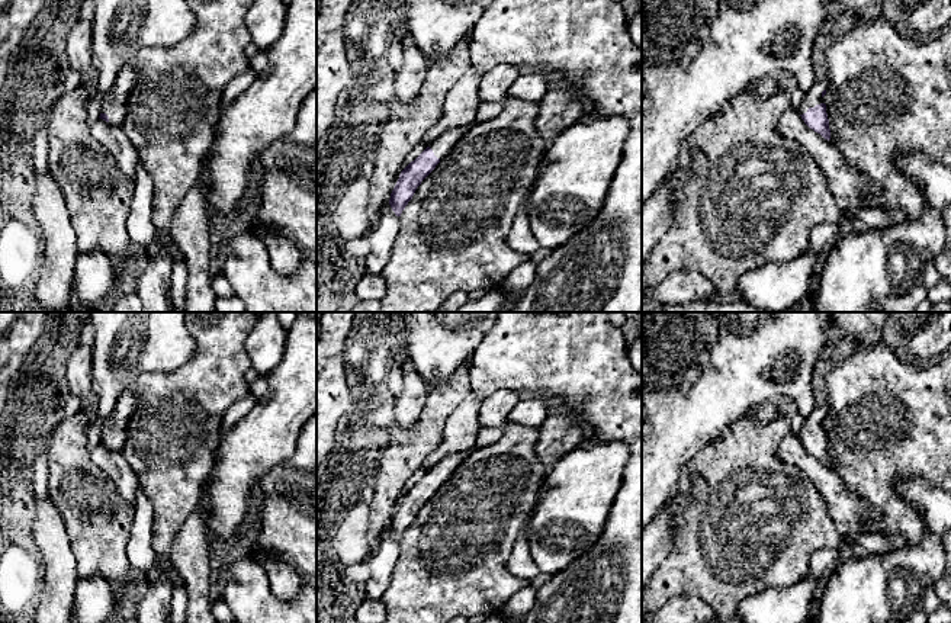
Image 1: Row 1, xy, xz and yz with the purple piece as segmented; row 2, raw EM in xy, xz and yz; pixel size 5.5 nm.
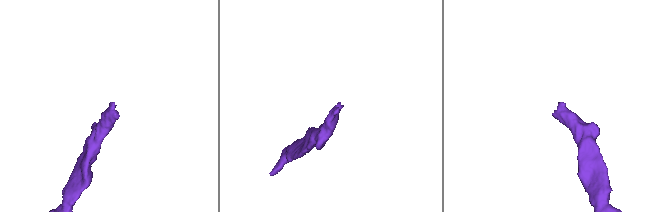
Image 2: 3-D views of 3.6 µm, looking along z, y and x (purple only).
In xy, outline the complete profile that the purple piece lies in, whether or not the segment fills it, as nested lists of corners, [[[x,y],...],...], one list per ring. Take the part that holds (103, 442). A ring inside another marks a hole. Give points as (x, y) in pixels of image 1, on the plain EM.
[[[132,389],[123,391],[118,398],[115,408],[107,415],[99,443],[112,450],[121,450],[126,441],[128,423],[136,407],[138,399]]]

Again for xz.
[[[473,449],[446,456],[401,497],[389,524],[396,542],[401,542],[421,507],[472,452]]]

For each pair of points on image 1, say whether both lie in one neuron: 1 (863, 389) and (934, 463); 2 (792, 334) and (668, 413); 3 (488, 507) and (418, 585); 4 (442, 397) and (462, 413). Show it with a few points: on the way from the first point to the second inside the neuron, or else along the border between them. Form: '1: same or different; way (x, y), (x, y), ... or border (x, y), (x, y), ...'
1: same; way (883, 410), (893, 420), (902, 423), (922, 443)
2: same; way (761, 353), (699, 411)
3: same; way (469, 526), (431, 567)
4: different; border (469, 392), (455, 408)

